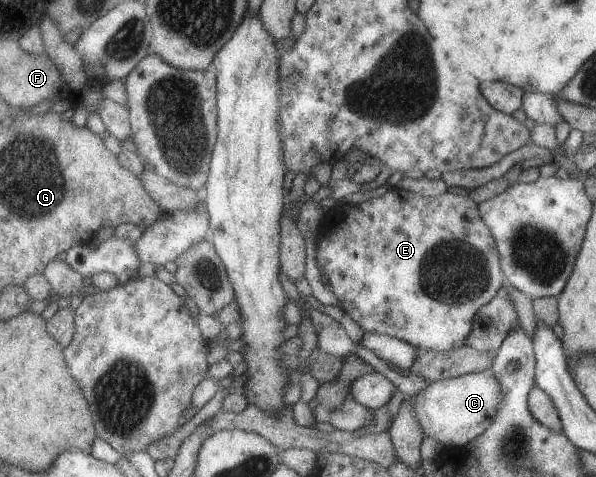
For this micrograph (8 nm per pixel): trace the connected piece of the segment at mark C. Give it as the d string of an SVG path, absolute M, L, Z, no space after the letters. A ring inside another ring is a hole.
M489 368L431 382L411 399L424 437L434 437L444 447L461 447L475 440L486 427L489 427L501 403L502 391L498 381L494 379L492 369Z

